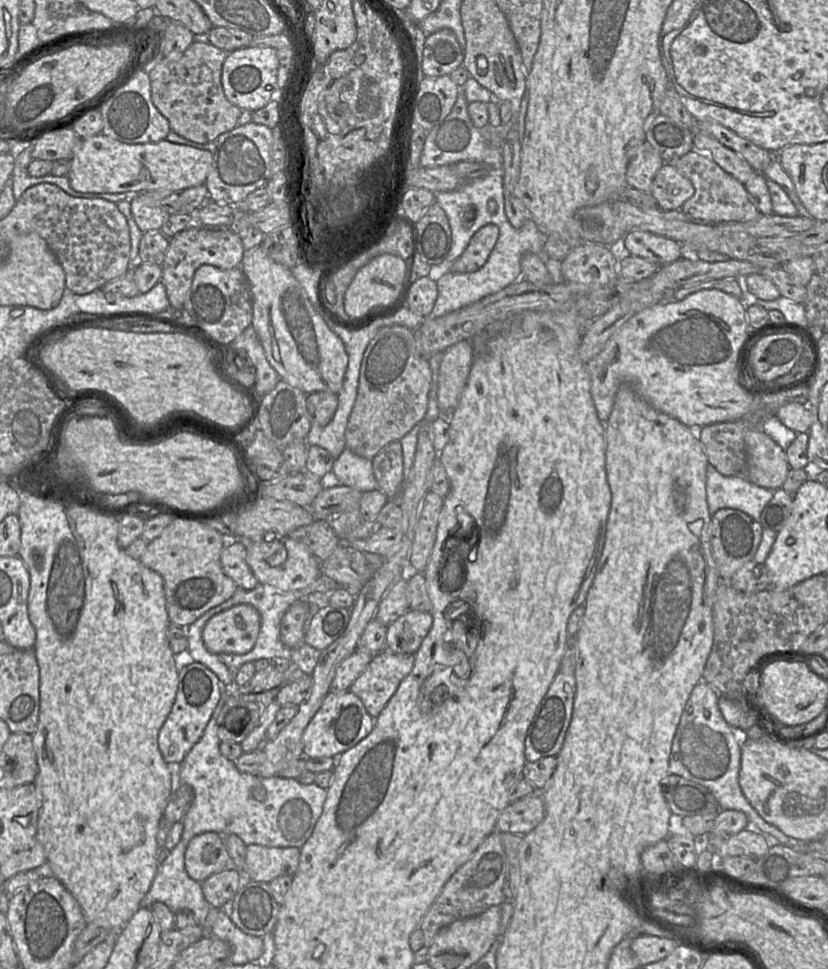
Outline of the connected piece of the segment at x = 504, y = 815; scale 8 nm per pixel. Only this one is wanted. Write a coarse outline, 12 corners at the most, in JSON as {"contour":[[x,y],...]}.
{"contour":[[541,793],[510,803],[494,831],[524,836],[544,816]]}

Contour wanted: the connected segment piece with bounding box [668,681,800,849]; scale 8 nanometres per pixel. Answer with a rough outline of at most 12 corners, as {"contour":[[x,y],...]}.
{"contour":[[693,688],[672,741],[669,774],[706,787],[780,844],[738,781],[740,735],[718,692]]}

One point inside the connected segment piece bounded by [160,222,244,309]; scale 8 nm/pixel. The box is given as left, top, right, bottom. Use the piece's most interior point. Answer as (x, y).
(195, 246)

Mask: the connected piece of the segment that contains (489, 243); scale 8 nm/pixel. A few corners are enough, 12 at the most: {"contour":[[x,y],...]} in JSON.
{"contour":[[496,225],[480,228],[450,271],[469,273],[487,261]]}

